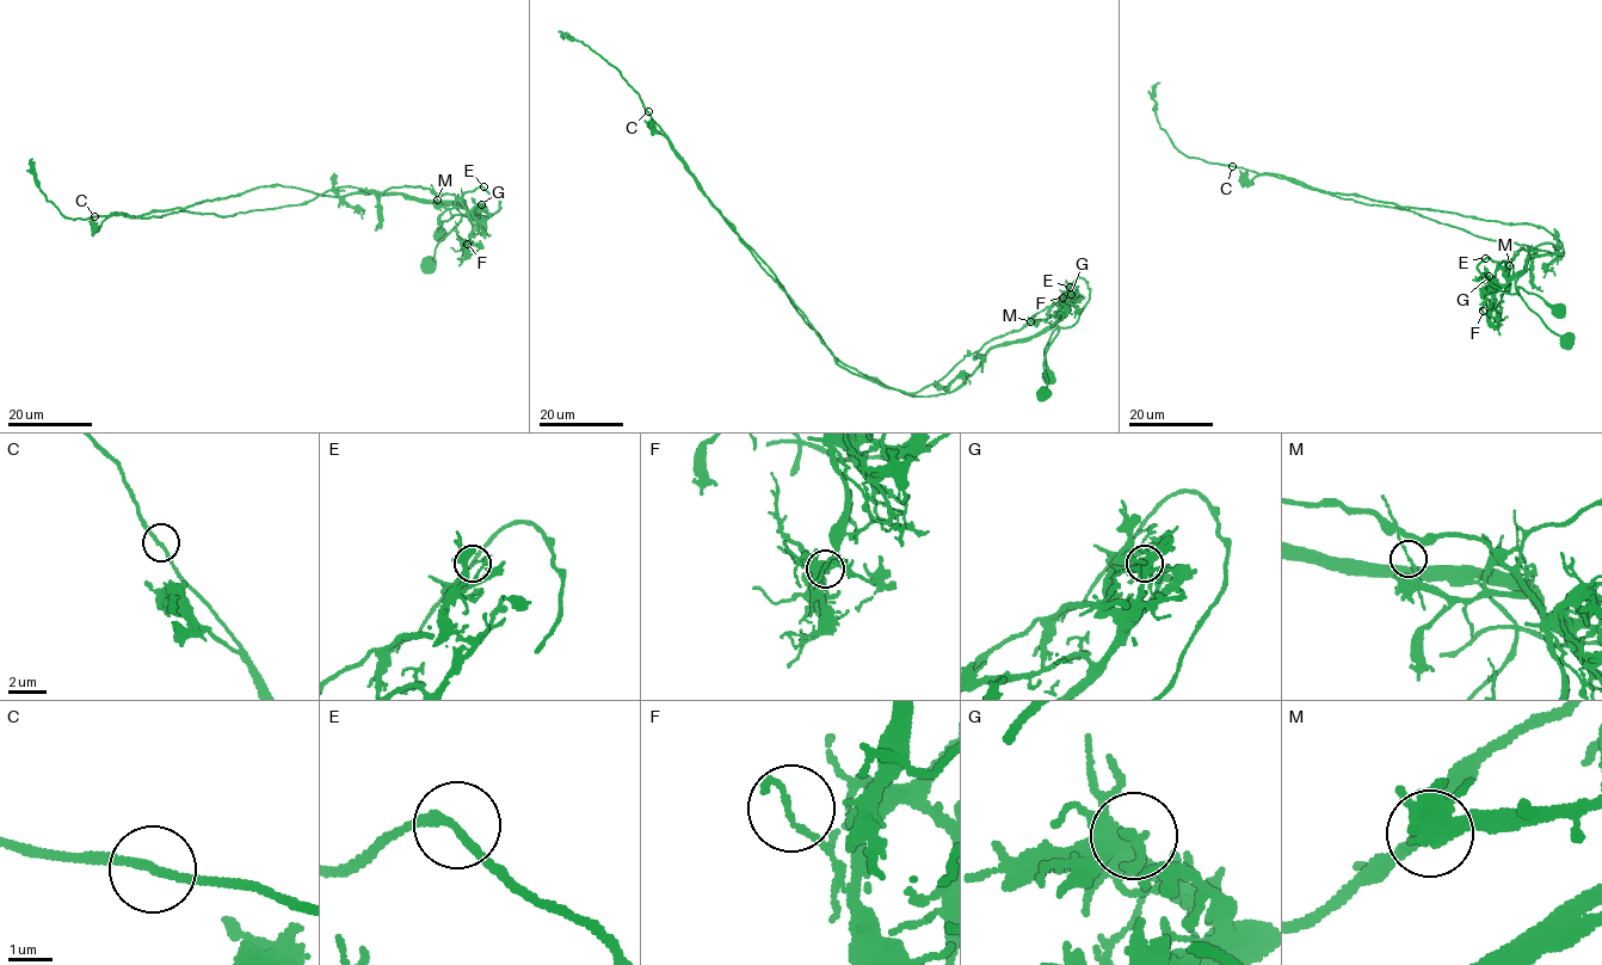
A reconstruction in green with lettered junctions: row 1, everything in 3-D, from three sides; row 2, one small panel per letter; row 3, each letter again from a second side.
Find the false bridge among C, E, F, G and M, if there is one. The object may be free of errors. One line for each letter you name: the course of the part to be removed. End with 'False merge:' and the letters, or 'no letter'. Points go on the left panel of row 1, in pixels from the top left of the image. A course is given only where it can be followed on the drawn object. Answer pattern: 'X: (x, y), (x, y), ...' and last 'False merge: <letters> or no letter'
M: (437, 198), (423, 186), (342, 186), (301, 204), (223, 217), (180, 211), (73, 220), (41, 190), (32, 159)
False merge: M

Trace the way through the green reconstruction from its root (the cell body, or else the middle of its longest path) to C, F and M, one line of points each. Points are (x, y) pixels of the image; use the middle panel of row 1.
C: (1045, 394), (1042, 363), (1058, 326), (994, 345), (944, 393), (912, 395), (844, 364), (709, 201), (647, 111)
F: (1045, 394), (1042, 363), (1059, 331), (1058, 326), (1049, 329), (1065, 311), (1063, 303), (1067, 306), (1063, 297)
M: (1045, 394), (1048, 391), (1042, 363), (1059, 331), (1058, 326), (1049, 329), (1058, 317), (1030, 321)

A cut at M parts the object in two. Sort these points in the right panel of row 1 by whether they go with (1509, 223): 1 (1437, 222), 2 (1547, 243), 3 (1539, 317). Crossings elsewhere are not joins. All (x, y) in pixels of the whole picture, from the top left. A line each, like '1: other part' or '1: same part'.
1: other part
2: other part
3: same part

